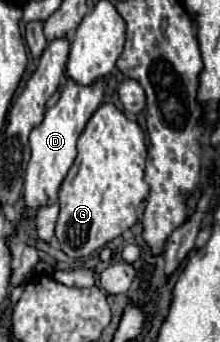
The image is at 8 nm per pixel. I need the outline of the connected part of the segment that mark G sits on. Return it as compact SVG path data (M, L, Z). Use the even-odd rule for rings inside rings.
M102 104L88 120L77 140L77 156L68 170L60 192L60 216L56 238L70 258L88 256L110 240L122 236L142 216L148 184L144 182L146 142L138 122L132 122L114 104Z

